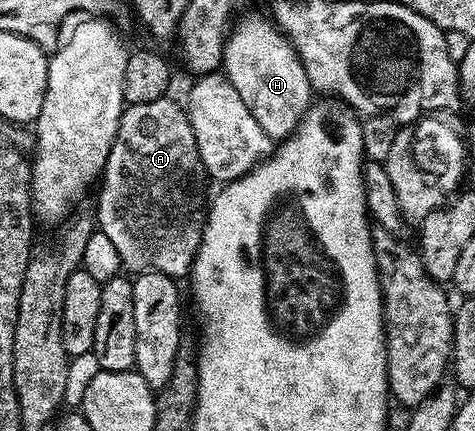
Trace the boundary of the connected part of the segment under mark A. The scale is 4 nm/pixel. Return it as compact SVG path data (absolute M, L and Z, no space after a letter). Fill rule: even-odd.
M170 98L125 106L110 157L104 166L104 184L96 199L94 223L98 230L110 237L110 245L114 245L125 272L166 273L171 279L180 281L183 275L185 278L191 272L200 240L204 237L206 195L204 199L199 183L200 178L205 178L206 172L194 141L187 110Z

